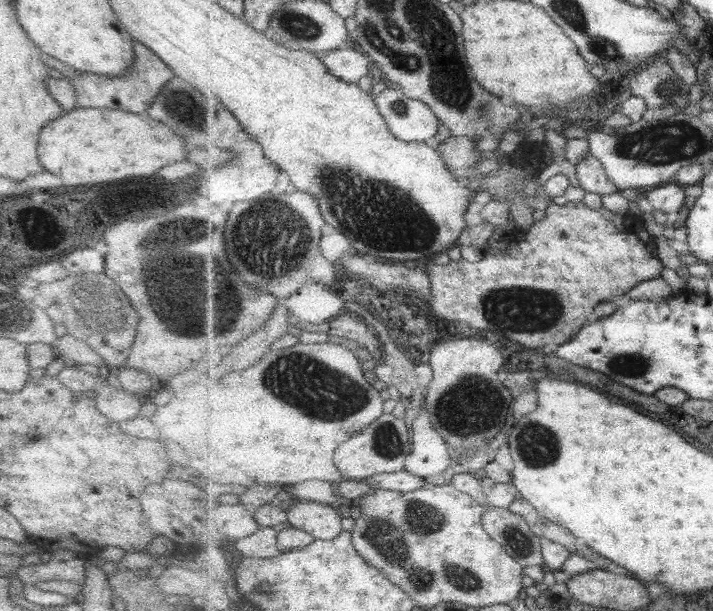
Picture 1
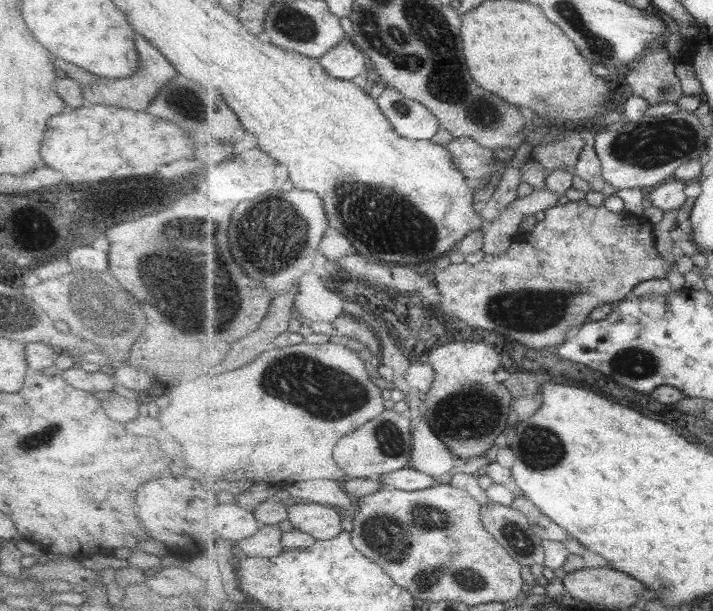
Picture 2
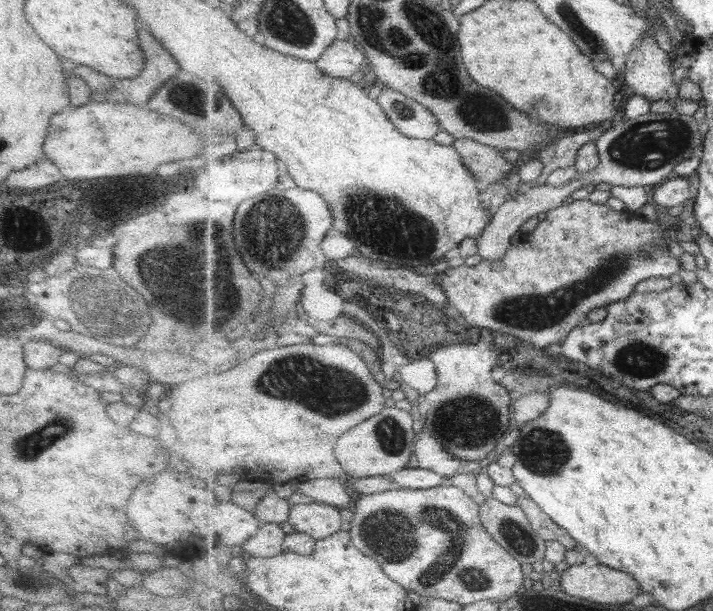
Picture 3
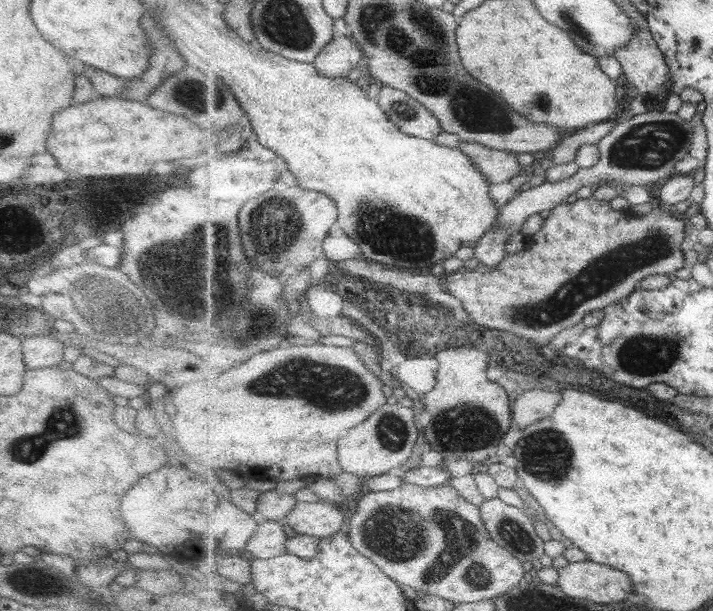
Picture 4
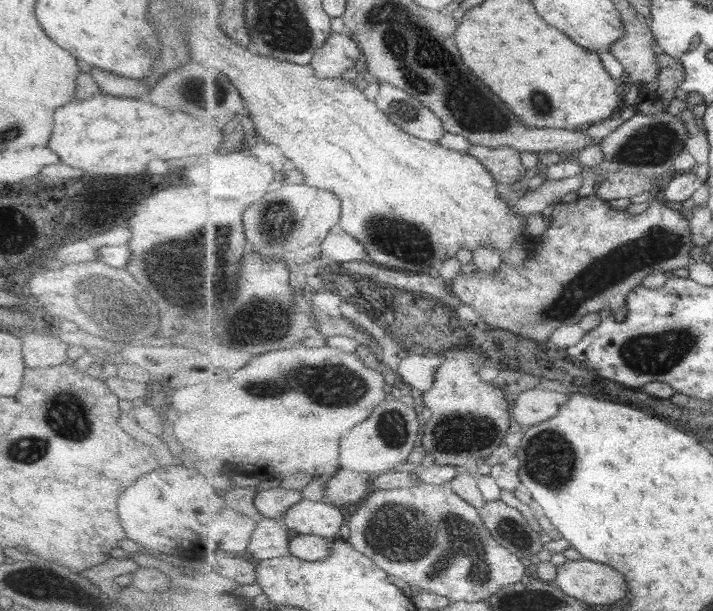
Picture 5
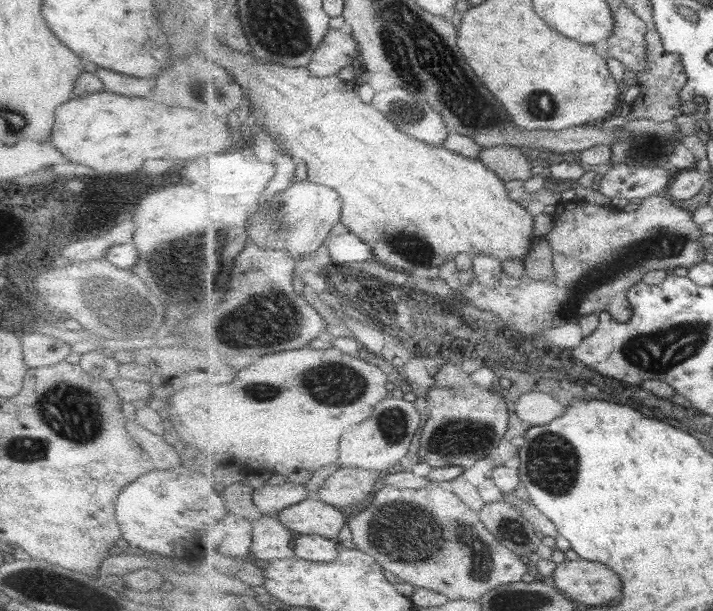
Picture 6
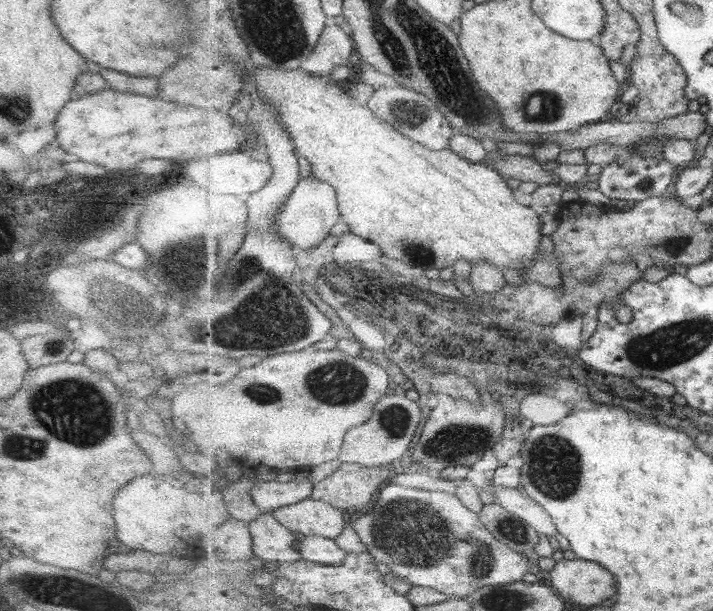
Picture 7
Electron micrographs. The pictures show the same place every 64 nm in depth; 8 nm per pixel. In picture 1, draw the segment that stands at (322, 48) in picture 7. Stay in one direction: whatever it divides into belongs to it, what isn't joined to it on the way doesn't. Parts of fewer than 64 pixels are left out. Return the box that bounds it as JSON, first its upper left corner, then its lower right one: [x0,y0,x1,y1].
[322,45,371,84]

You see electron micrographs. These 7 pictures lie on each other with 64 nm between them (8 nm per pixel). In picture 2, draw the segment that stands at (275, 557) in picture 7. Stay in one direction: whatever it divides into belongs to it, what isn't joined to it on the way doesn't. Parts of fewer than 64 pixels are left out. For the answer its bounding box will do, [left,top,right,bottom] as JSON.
[231,525,285,557]

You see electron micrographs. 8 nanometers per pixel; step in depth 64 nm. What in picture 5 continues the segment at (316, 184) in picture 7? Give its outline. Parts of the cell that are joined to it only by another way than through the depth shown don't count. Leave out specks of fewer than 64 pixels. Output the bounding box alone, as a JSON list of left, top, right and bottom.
[245,184,341,268]

